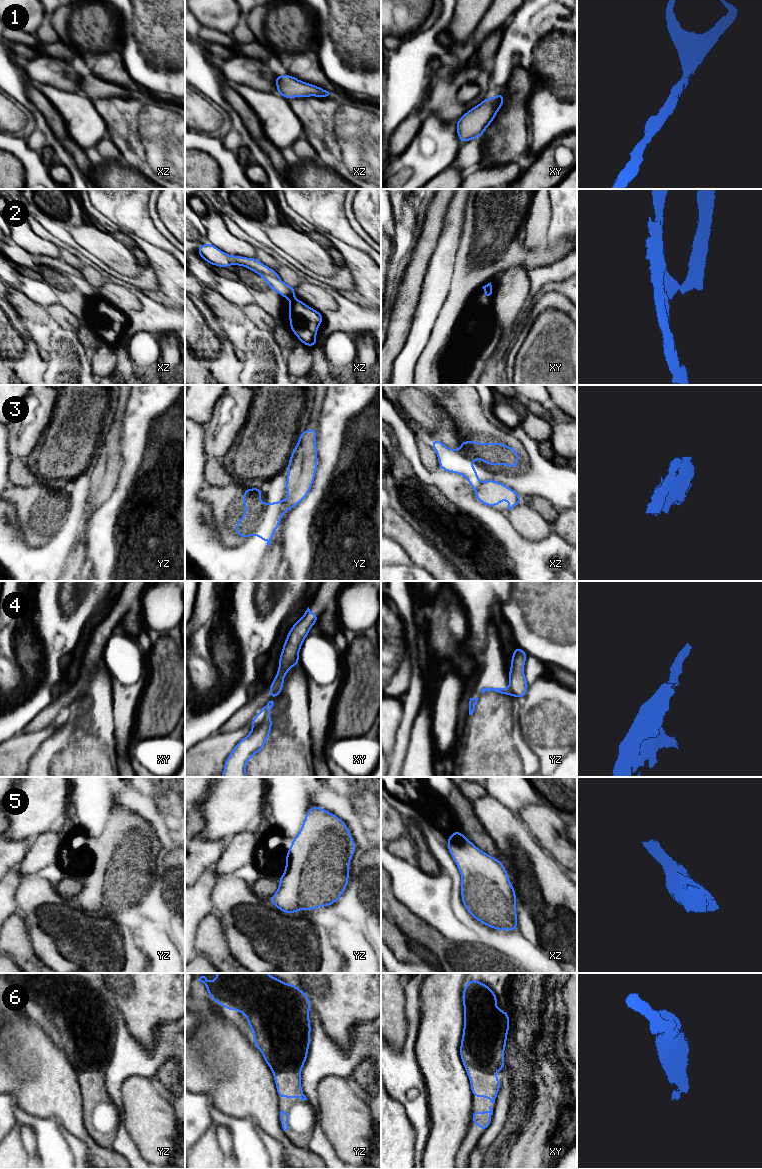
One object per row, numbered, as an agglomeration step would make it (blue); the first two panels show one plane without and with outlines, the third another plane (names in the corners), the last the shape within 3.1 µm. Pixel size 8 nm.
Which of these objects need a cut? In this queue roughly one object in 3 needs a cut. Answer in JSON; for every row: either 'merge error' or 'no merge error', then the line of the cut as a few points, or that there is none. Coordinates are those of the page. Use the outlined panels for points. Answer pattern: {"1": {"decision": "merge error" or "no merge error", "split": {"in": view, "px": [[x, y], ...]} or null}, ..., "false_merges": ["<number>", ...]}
{"1": {"decision": "no merge error", "split": null}, "2": {"decision": "merge error", "split": {"in": "xz", "px": [[293, 297], [290, 299]]}}, "3": {"decision": "merge error", "split": {"in": "yz", "px": [[286, 498], [283, 504], [283, 512], [280, 516]]}}, "4": {"decision": "merge error", "split": {"in": "yz", "px": [[510, 687], [512, 693]]}}, "5": {"decision": "no merge error", "split": null}, "6": {"decision": "no merge error", "split": null}, "false_merges": ["2", "3", "4"]}

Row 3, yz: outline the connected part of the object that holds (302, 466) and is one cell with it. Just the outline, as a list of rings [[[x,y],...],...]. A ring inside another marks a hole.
[[[306,429],[293,448],[286,479],[286,491],[289,497],[285,499],[281,517],[287,510],[302,502],[312,487],[318,464],[316,437],[317,429]]]

